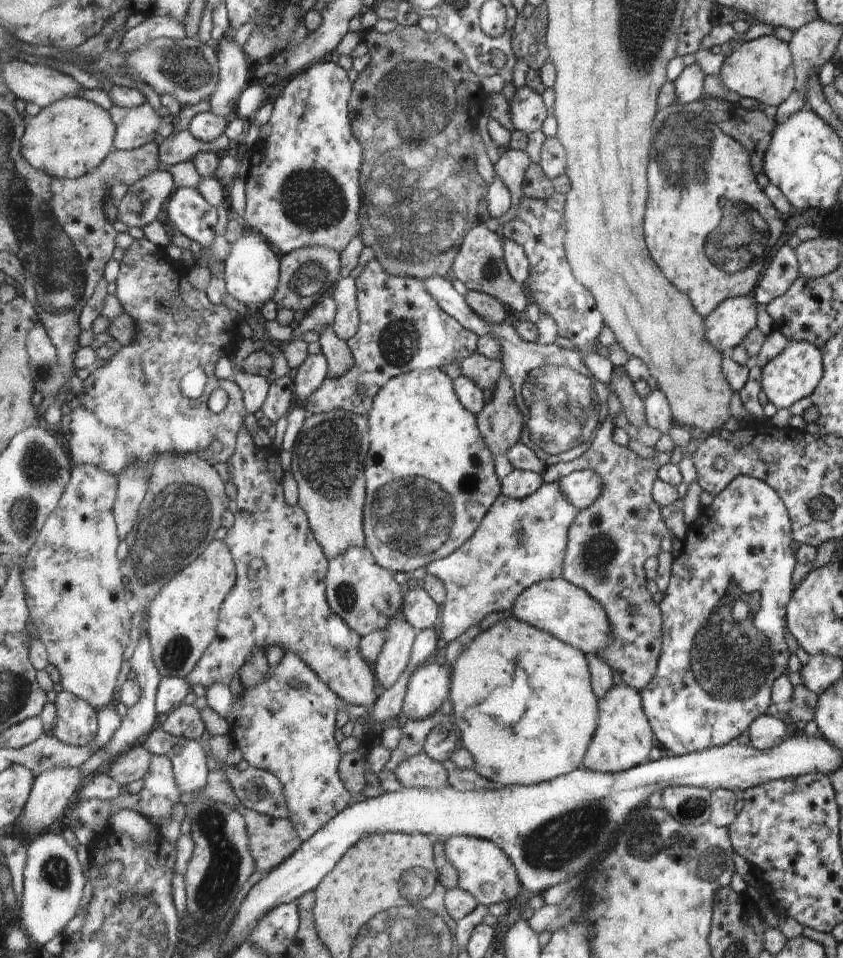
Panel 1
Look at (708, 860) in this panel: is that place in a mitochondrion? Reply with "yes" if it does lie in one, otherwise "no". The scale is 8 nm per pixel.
yes

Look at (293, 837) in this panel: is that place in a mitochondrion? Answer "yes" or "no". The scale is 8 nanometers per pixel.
no

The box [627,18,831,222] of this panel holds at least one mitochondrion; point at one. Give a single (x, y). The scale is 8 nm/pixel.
(647, 139)

